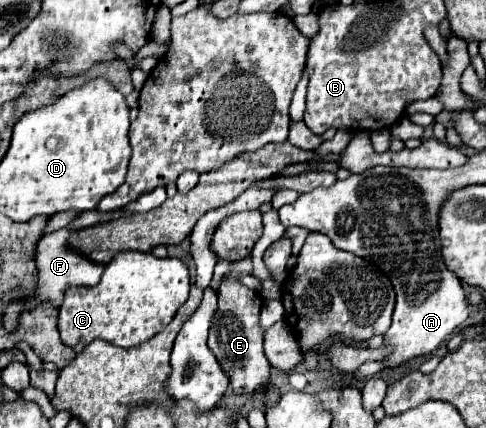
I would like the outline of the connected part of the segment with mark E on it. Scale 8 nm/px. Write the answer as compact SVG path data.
M244 257L240 261L230 263L230 273L224 275L222 285L218 289L218 309L212 317L208 347L220 361L222 369L230 377L230 385L236 395L252 393L260 387L268 385L270 363L262 349L262 331L258 327L258 313L262 307L260 294L249 289L240 281L242 277L252 275L252 257Z

